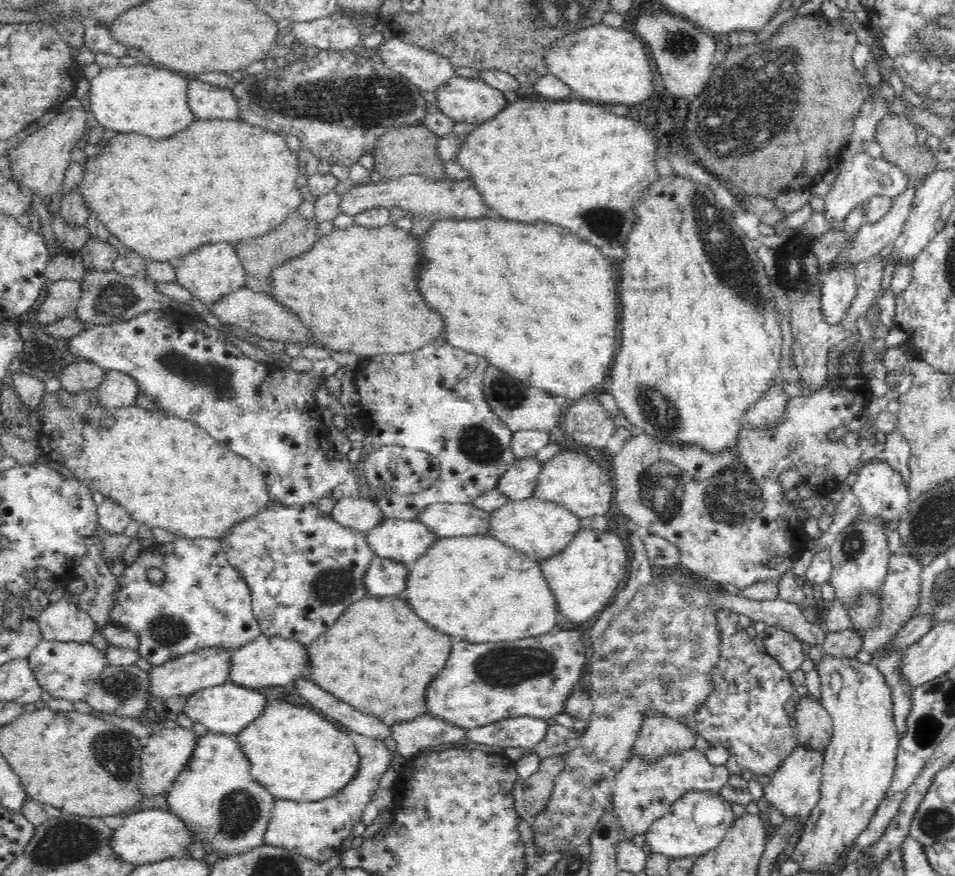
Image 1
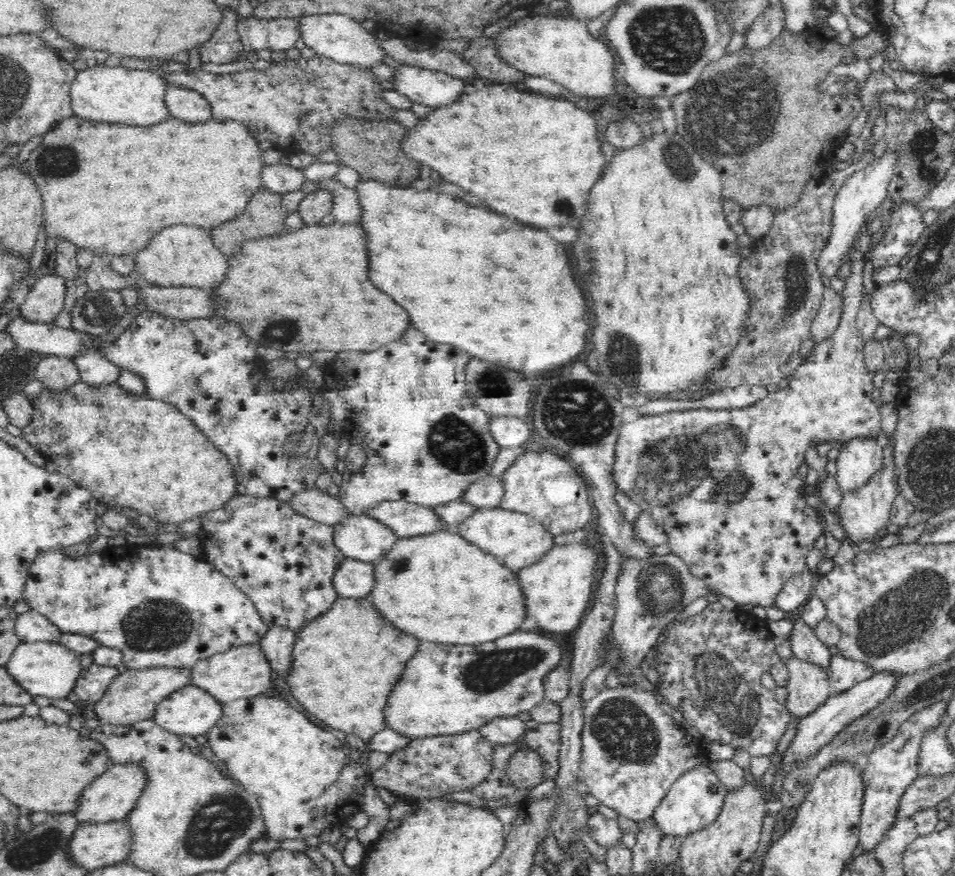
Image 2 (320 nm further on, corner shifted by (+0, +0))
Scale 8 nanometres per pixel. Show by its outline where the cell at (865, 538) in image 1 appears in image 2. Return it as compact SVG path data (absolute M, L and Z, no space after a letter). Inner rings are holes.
M881 431L875 439L879 445L884 446L885 462L881 473L876 474L866 486L854 490L852 493L844 491L844 502L838 506L839 524L844 528L846 542L854 544L866 544L868 540L876 540L880 532L885 530L886 524L890 524L890 508L894 504L894 498L898 494L898 488L893 478L896 477L896 466L893 458L892 444L886 433Z

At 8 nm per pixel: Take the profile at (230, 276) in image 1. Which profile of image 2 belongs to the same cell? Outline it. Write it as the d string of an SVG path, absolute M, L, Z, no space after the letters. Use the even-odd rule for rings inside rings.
M172 226L162 230L154 242L146 246L142 252L138 252L134 256L136 261L135 274L141 274L143 281L140 286L160 286L162 288L178 288L178 287L194 287L199 289L214 289L220 286L228 276L228 258L222 254L222 251L214 244L212 234L204 232L202 228L194 228L194 226Z

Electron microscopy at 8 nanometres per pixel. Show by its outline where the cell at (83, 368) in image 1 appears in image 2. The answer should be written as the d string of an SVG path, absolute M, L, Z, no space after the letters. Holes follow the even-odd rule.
M46 355L46 358L39 362L36 379L45 387L61 392L80 381L81 376L72 359Z

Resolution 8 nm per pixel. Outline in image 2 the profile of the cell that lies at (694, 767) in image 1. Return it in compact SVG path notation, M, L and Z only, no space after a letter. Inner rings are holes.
M620 684L616 688L605 688L598 697L592 698L587 702L587 708L585 711L585 724L582 730L582 760L580 762L579 776L582 777L582 781L586 783L587 790L597 798L600 803L608 808L615 810L619 816L629 818L636 822L640 820L646 820L651 818L654 811L660 806L660 802L664 800L666 794L670 792L670 788L674 782L676 782L684 773L689 773L690 770L697 769L698 766L704 766L710 764L710 758L708 751L704 747L700 746L700 740L695 740L690 733L688 733L684 727L680 727L675 723L675 720L666 715L661 706L658 705L658 700L651 692L642 691L635 686L623 686Z

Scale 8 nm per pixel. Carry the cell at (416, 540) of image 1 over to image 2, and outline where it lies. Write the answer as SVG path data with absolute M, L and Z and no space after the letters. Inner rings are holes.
M362 514L334 524L334 532L334 543L345 557L373 563L386 558L401 539L386 523Z

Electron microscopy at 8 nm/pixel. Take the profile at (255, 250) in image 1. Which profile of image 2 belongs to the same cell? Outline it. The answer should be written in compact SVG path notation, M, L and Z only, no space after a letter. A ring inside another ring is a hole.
M262 186L254 198L250 200L246 212L241 217L236 218L234 221L220 226L220 228L214 228L212 230L212 236L214 236L214 244L222 251L226 256L234 256L234 254L240 254L242 252L242 246L246 244L244 240L254 240L254 238L272 237L275 235L282 235L288 233L288 226L286 226L286 218L291 212L286 209L284 197L282 193L272 192L265 186Z

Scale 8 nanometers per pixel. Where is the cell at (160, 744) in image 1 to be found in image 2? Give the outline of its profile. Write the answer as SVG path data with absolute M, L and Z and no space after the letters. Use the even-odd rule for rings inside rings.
M130 761L122 764L111 765L102 776L90 782L88 790L84 790L82 804L73 814L78 822L101 823L126 819L134 810L142 792L146 790L149 782L149 771L146 765Z

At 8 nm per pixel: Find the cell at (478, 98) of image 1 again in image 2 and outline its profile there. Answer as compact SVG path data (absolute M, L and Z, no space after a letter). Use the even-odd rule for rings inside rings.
M400 64L400 67L394 70L393 90L407 97L412 104L422 104L433 110L458 102L464 90L472 92L469 82L454 78L439 70L408 64Z

